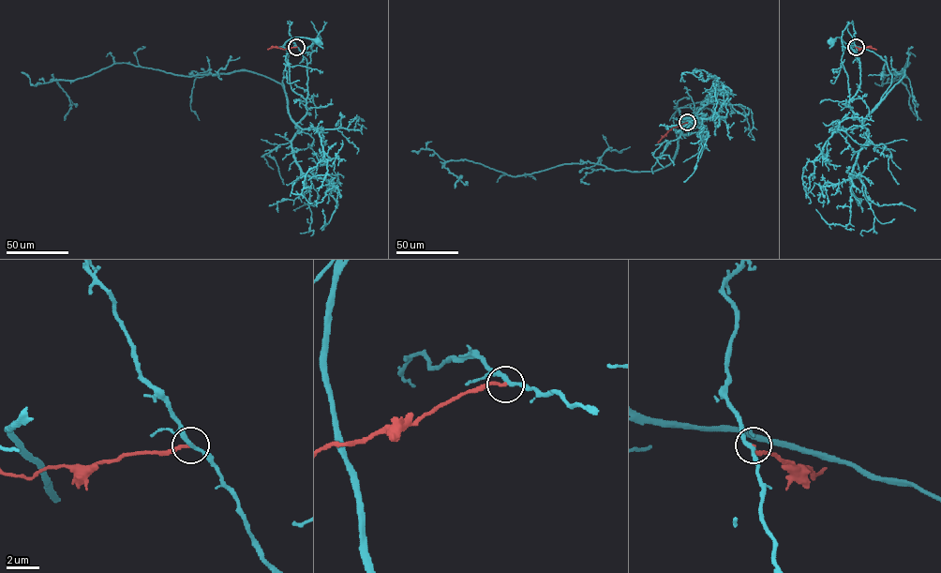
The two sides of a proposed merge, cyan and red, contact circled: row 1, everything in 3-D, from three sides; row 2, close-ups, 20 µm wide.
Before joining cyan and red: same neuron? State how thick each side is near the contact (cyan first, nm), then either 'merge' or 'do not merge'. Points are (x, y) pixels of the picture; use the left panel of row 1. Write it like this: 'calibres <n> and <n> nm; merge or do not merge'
calibres 260 and 200 nm; do not merge

